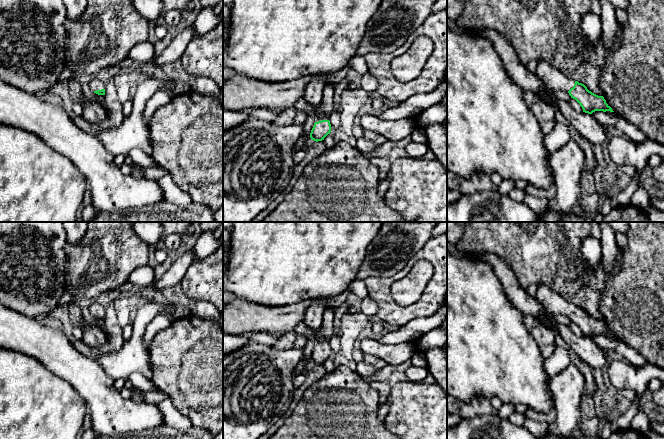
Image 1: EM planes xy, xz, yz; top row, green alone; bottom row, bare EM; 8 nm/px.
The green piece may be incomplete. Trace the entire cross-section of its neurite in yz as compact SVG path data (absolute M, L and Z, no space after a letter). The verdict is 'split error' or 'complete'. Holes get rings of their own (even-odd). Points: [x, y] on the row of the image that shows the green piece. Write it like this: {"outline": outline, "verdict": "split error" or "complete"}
{"outline": "M538 62L535 74L552 90L562 90L569 93L583 109L583 112L592 114L595 111L610 111L612 108L606 103L603 96L598 96L587 87L565 76L565 74L547 62Z", "verdict": "split error"}

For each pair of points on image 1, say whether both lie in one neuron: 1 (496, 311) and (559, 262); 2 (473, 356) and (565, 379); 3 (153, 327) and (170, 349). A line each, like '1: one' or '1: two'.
1: two
2: two
3: two

